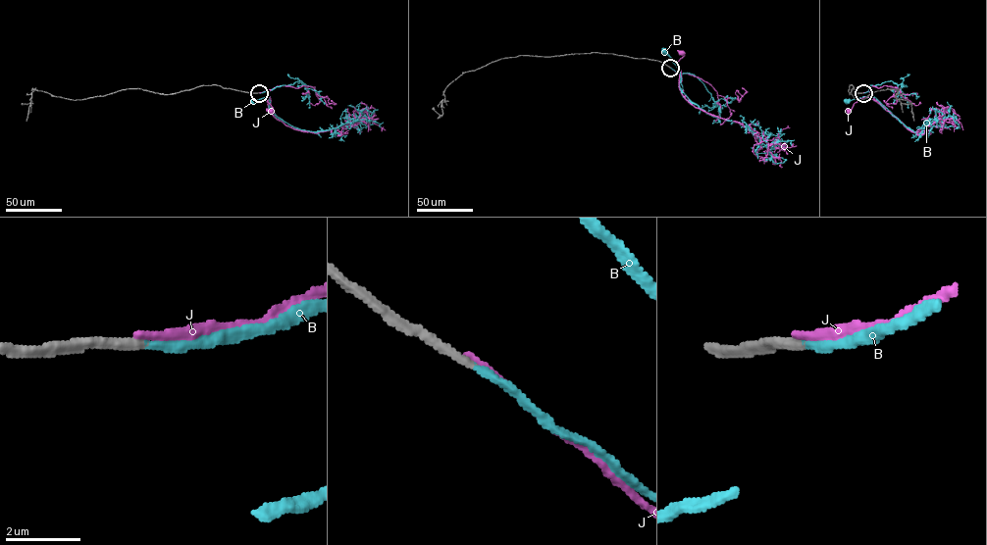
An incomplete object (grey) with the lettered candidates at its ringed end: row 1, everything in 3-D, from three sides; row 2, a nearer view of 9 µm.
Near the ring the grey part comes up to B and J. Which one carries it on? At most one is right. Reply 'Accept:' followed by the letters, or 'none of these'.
Accept: B

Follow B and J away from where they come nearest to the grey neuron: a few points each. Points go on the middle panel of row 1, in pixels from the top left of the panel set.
B: (670, 67), (679, 74), (682, 93), (679, 70), (664, 50)
J: (669, 67), (679, 74), (679, 89), (689, 102), (683, 92), (677, 65), (683, 56), (681, 52)

